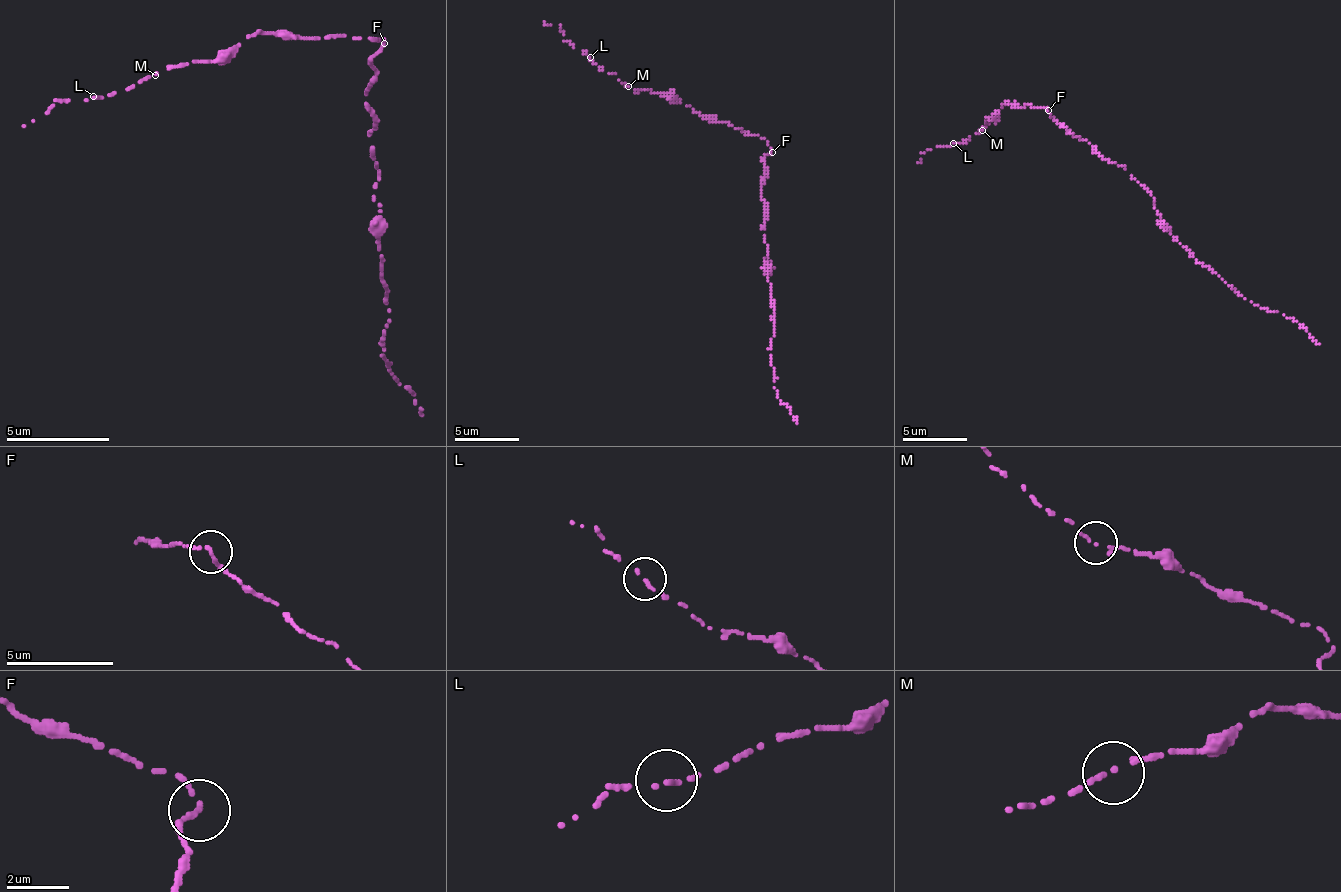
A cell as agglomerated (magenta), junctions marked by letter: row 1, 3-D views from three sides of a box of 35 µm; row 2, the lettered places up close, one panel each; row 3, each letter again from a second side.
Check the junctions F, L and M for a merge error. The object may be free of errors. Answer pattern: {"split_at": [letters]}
{"split_at": ["F"]}

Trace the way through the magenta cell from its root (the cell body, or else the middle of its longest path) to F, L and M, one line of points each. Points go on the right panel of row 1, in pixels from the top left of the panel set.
F: (1070, 133), (1047, 111)
L: (1070, 133), (1044, 108), (1002, 104), (986, 127), (970, 137), (970, 140), (953, 143)
M: (1070, 133), (1044, 108), (1031, 108), (1028, 104), (1021, 108), (1002, 104), (982, 130)

